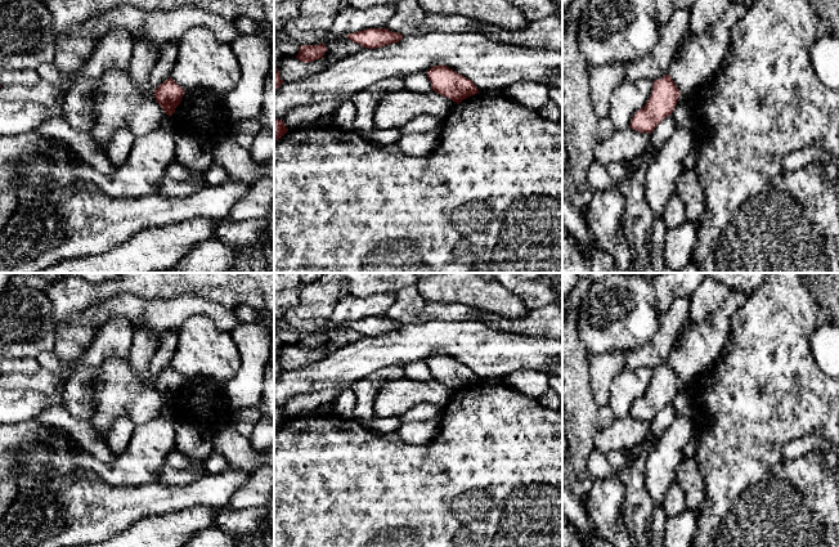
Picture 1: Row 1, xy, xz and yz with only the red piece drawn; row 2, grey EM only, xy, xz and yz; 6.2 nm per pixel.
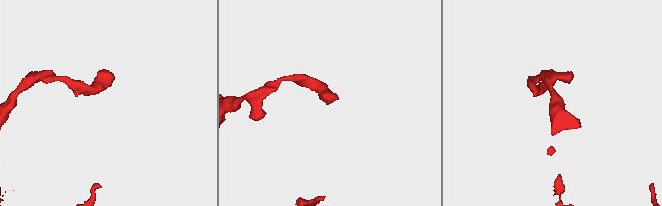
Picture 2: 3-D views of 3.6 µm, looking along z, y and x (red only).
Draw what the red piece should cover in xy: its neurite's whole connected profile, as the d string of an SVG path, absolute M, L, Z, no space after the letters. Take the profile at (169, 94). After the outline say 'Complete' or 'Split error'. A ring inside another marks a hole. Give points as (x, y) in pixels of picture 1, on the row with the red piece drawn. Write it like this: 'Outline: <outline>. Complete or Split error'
Outline: M170 77L154 90L154 98L165 113L172 116L184 93L184 89Z. Complete

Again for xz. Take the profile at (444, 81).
Outline: M434 66L427 71L432 90L459 104L479 93L475 84L447 66Z. Complete

